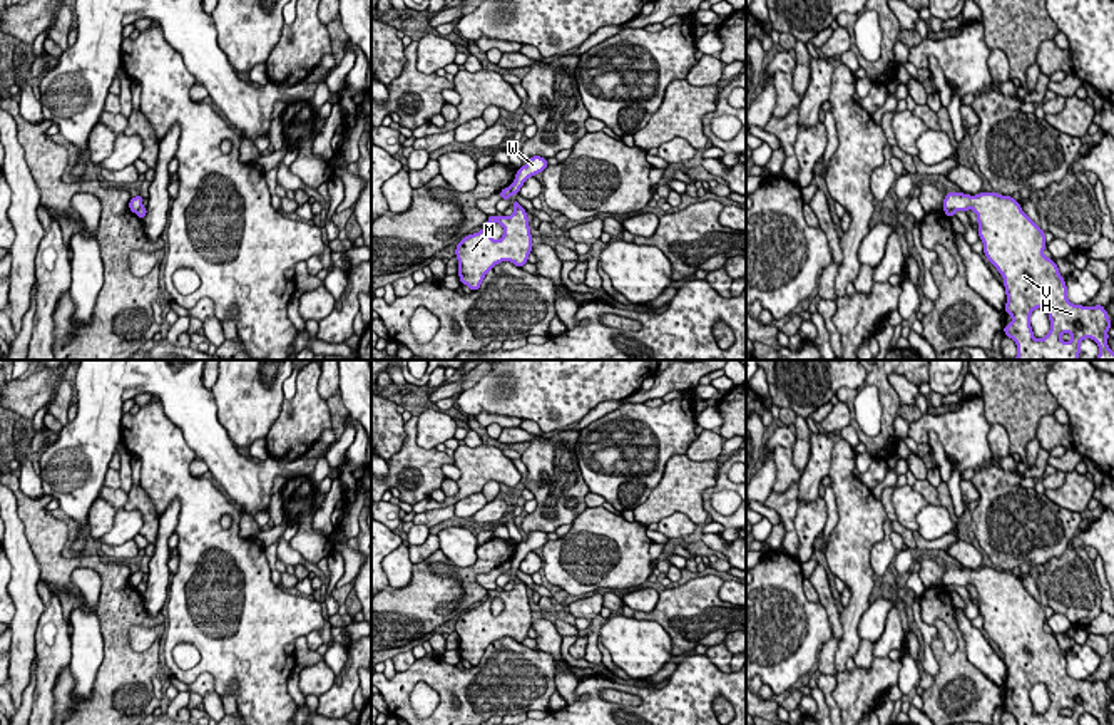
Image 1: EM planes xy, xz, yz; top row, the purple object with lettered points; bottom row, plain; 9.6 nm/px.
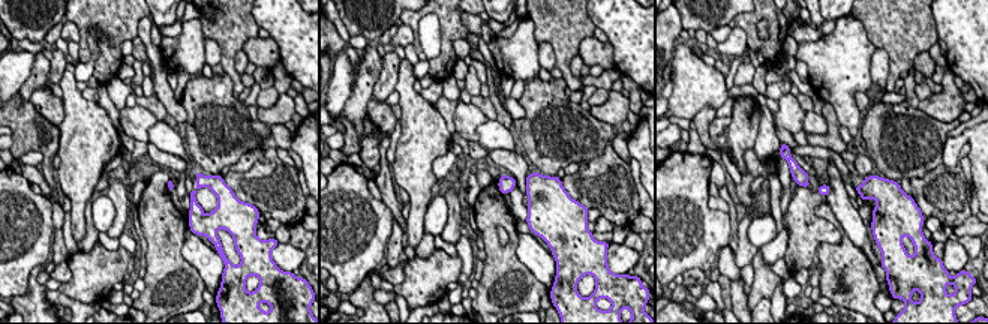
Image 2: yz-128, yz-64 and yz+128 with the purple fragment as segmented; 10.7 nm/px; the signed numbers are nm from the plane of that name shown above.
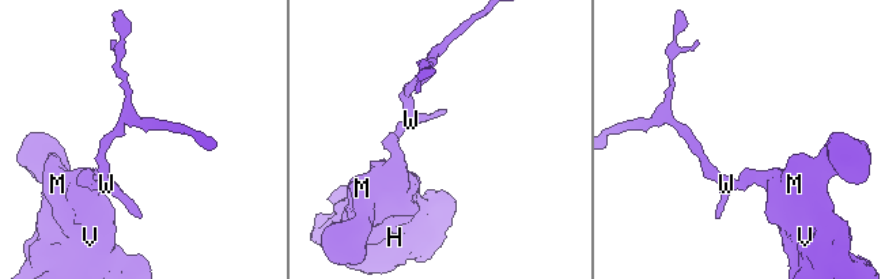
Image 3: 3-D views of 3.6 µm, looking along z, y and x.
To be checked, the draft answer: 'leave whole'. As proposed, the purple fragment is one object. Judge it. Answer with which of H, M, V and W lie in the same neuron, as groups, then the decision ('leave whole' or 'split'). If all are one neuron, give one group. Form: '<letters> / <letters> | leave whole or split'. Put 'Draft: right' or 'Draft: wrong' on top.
Draft: wrong
H M V / W | split

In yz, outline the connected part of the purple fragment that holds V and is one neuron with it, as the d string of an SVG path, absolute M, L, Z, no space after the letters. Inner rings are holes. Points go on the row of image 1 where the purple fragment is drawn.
M950 191L943 198L943 209L973 209L977 214L984 255L1004 278L1005 313L1012 316L1004 333L1017 343L1015 360L1079 360L1084 338L1097 343L1096 360L1114 360L1107 347L1112 321L1106 308L1067 300L1067 286L1055 261L1044 256L1045 233L1012 196ZM1037 308L1044 308L1050 320L1050 330L1040 340L1034 337L1029 320Z

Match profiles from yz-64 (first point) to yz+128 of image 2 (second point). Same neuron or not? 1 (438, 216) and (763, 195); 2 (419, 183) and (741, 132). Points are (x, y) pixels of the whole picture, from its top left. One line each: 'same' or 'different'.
1: different
2: same

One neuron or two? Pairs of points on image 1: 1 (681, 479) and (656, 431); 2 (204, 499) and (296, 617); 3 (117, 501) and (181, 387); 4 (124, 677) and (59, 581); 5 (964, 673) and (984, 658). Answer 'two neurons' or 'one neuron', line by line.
1: two neurons
2: one neuron
3: two neurons
4: one neuron
5: two neurons

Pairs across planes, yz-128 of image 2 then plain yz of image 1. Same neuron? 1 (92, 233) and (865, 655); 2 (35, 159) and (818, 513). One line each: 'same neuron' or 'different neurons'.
1: same neuron
2: same neuron

